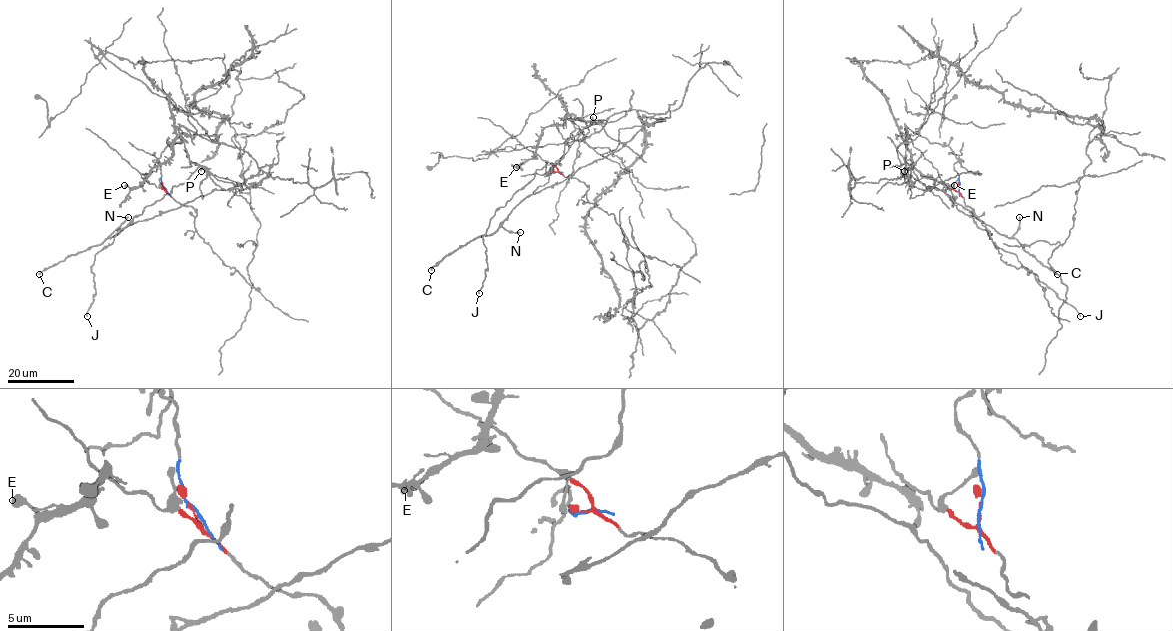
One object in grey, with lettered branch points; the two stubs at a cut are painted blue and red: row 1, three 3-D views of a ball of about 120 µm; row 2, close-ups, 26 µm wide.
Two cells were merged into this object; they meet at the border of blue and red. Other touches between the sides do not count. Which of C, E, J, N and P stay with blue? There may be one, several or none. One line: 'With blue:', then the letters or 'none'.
With blue: C, E, J, N, P

